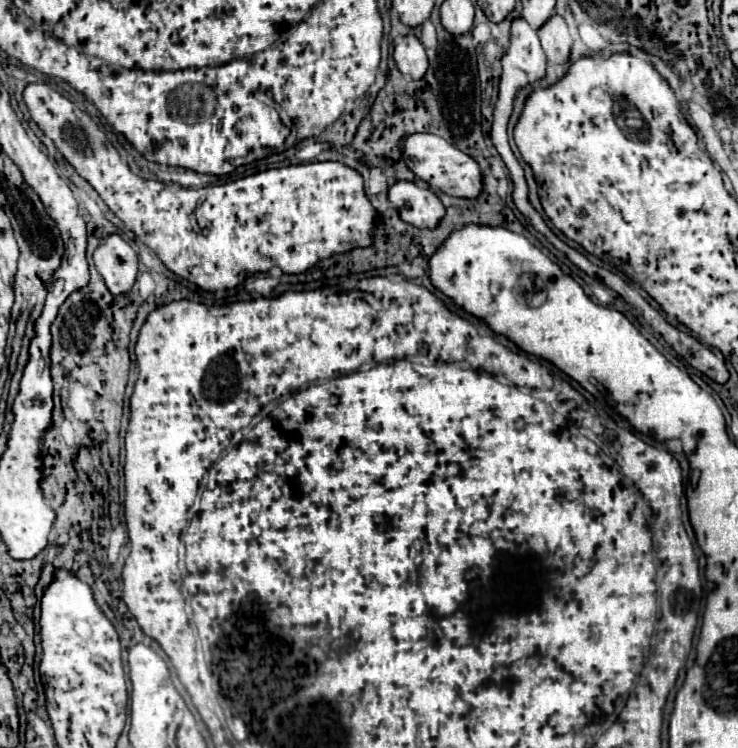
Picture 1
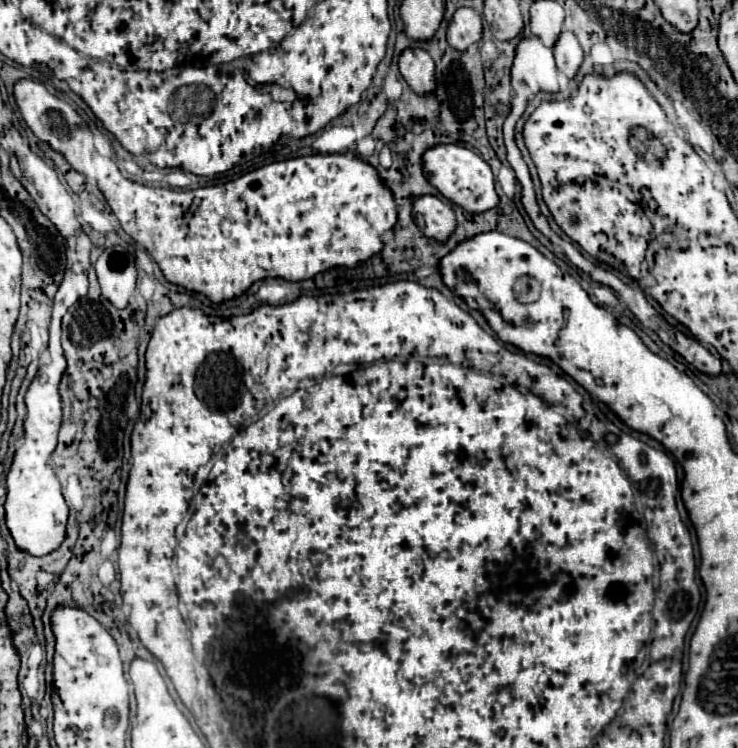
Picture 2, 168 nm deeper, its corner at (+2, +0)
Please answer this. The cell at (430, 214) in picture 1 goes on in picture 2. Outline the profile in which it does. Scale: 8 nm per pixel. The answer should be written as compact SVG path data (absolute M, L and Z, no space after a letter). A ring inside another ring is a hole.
M424 195L414 201L414 221L418 229L434 241L448 241L456 229L452 207L434 195Z

